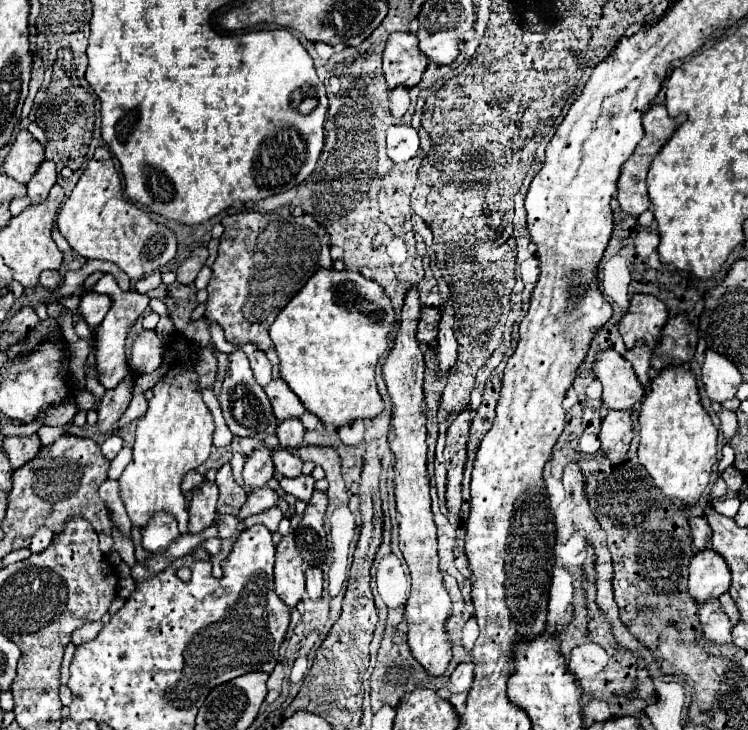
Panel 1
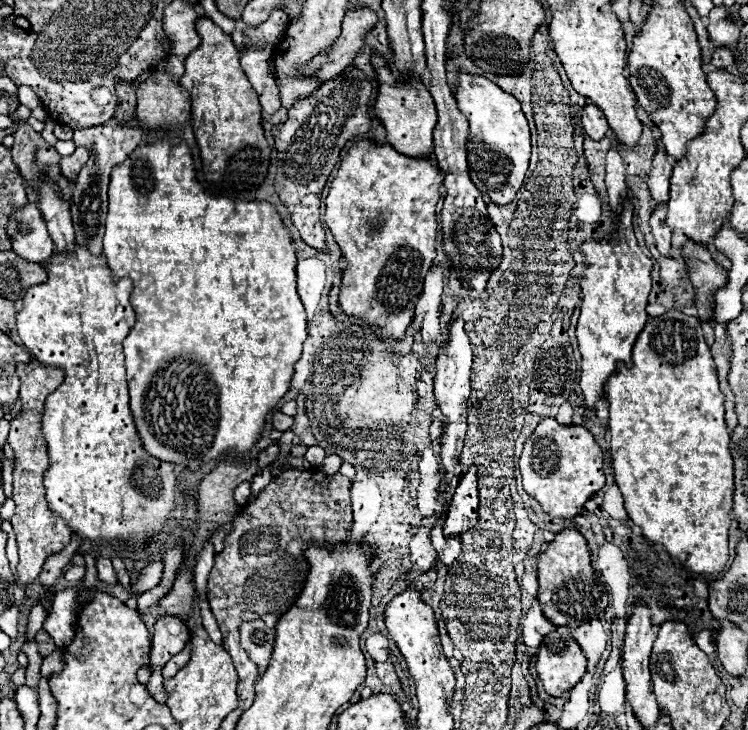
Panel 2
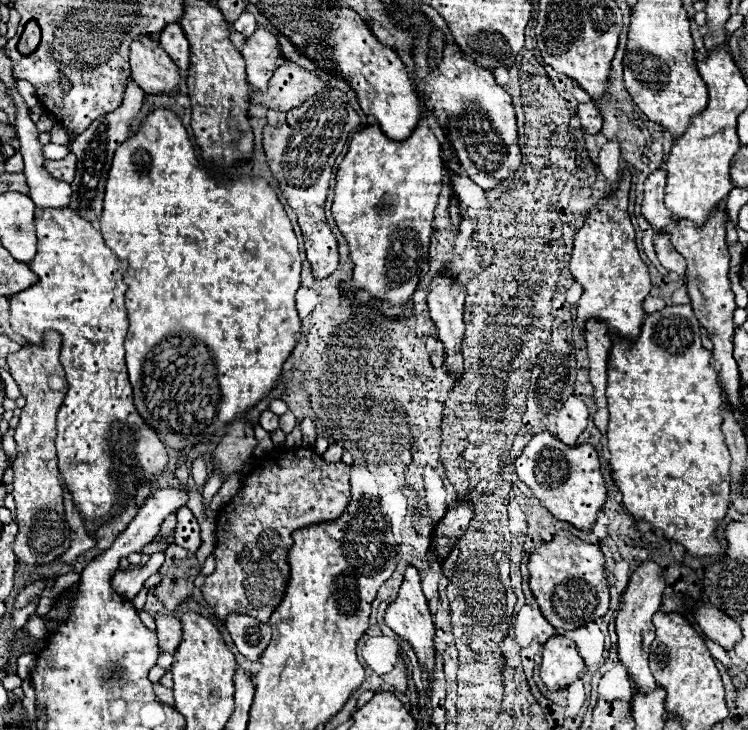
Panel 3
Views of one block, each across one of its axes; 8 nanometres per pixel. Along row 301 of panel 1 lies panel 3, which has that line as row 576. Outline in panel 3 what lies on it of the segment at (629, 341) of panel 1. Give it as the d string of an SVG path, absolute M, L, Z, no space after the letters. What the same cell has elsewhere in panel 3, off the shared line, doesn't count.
M644 562L630 576L630 584L628 584L628 588L620 600L620 608L618 608L618 616L616 616L618 658L628 668L628 674L634 682L636 692L652 692L652 688L656 688L656 682L654 682L652 672L648 668L648 648L654 640L652 616L660 610L662 592L664 592L664 580L662 580L658 564Z

